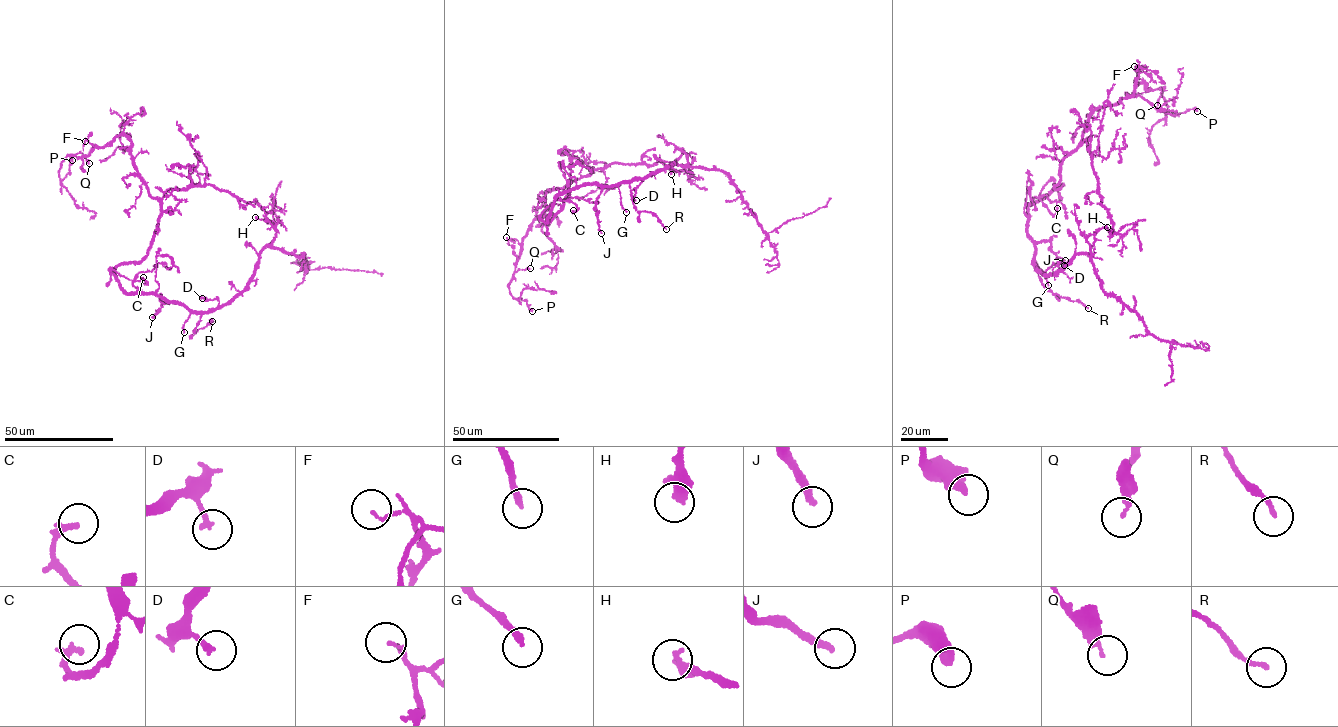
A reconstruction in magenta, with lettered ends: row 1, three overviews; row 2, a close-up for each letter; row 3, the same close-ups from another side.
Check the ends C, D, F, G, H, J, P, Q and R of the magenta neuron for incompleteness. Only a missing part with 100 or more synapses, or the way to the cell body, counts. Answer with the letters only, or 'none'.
G

